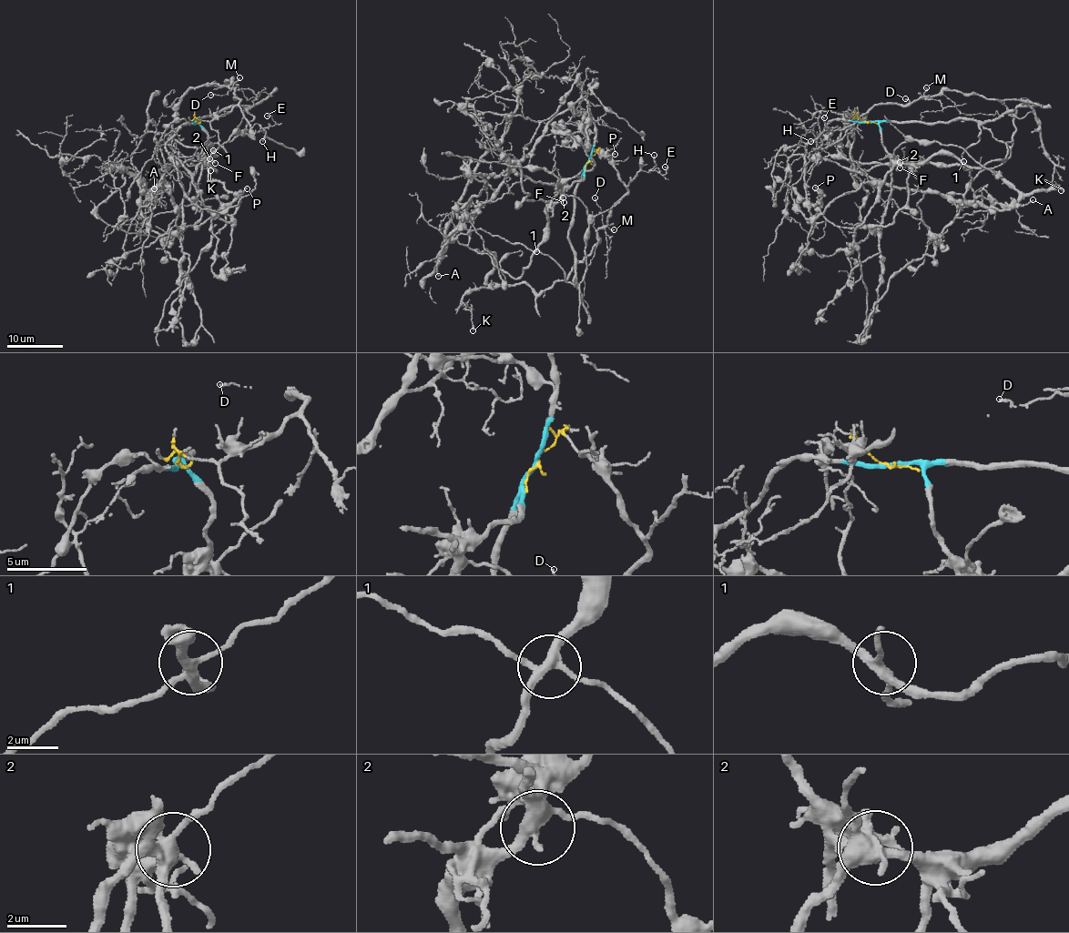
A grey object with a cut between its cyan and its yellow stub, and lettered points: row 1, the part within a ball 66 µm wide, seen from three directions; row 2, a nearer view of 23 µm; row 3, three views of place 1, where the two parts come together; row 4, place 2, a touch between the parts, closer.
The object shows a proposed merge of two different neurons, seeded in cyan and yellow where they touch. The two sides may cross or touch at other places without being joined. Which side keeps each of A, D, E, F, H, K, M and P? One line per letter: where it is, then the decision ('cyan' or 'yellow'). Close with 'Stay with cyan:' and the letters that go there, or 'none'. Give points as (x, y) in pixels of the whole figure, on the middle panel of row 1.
A: place (438, 276); cyan
D: place (595, 197); yellow
E: place (665, 167); yellow
F: place (564, 202); cyan
H: place (654, 155); yellow
K: place (473, 330); yellow
M: place (614, 229); yellow
P: place (615, 154); cyan
Stay with cyan: A, F, P

